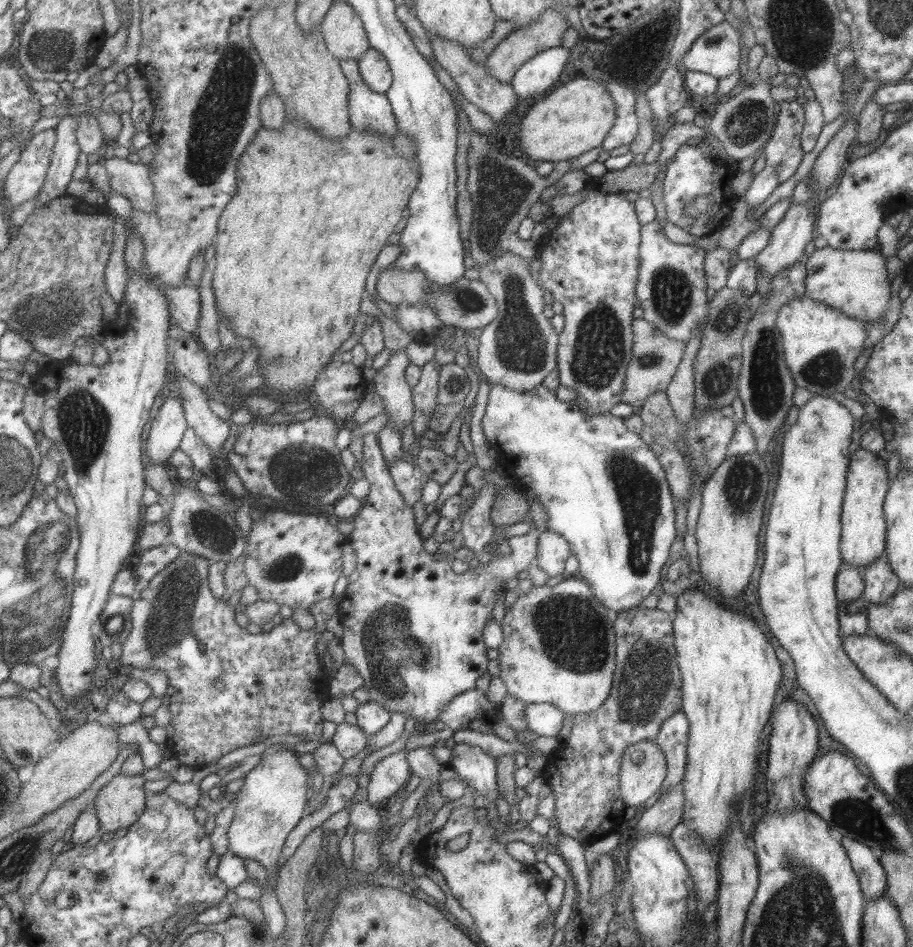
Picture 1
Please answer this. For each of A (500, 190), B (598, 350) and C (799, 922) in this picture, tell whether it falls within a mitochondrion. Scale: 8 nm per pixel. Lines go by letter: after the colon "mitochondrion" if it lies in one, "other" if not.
A: mitochondrion
B: mitochondrion
C: mitochondrion

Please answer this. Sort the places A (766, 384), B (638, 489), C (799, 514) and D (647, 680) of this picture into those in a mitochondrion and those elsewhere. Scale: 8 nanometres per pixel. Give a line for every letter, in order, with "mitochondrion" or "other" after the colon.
A: mitochondrion
B: mitochondrion
C: other
D: mitochondrion

